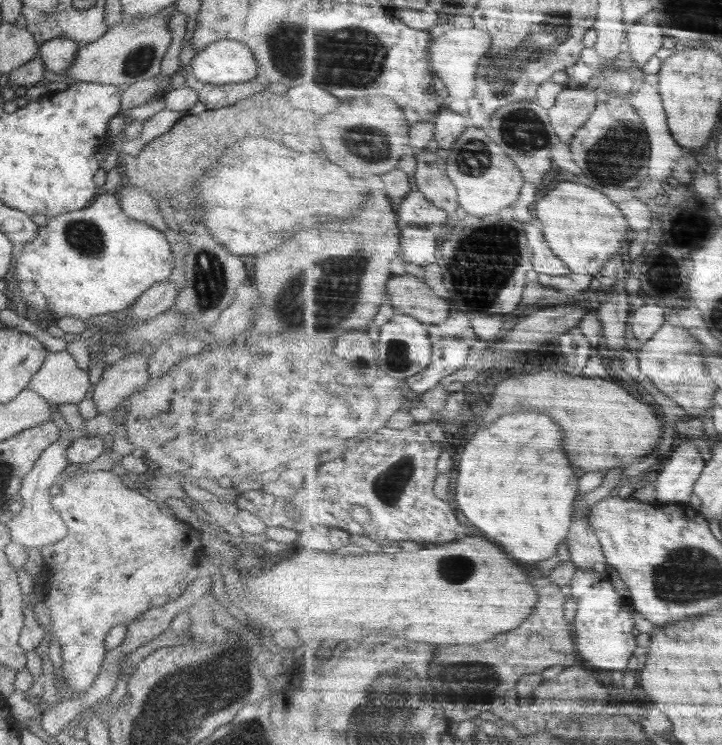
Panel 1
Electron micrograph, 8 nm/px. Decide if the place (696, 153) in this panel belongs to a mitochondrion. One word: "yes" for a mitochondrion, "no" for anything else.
no

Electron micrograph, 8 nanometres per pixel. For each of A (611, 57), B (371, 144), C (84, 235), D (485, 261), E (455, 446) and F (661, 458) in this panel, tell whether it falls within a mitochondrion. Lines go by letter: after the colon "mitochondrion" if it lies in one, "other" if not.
A: other
B: mitochondrion
C: mitochondrion
D: mitochondrion
E: other
F: other

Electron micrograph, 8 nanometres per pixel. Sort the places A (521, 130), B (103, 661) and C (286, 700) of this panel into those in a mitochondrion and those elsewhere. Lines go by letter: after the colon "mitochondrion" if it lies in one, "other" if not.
A: mitochondrion
B: other
C: other

